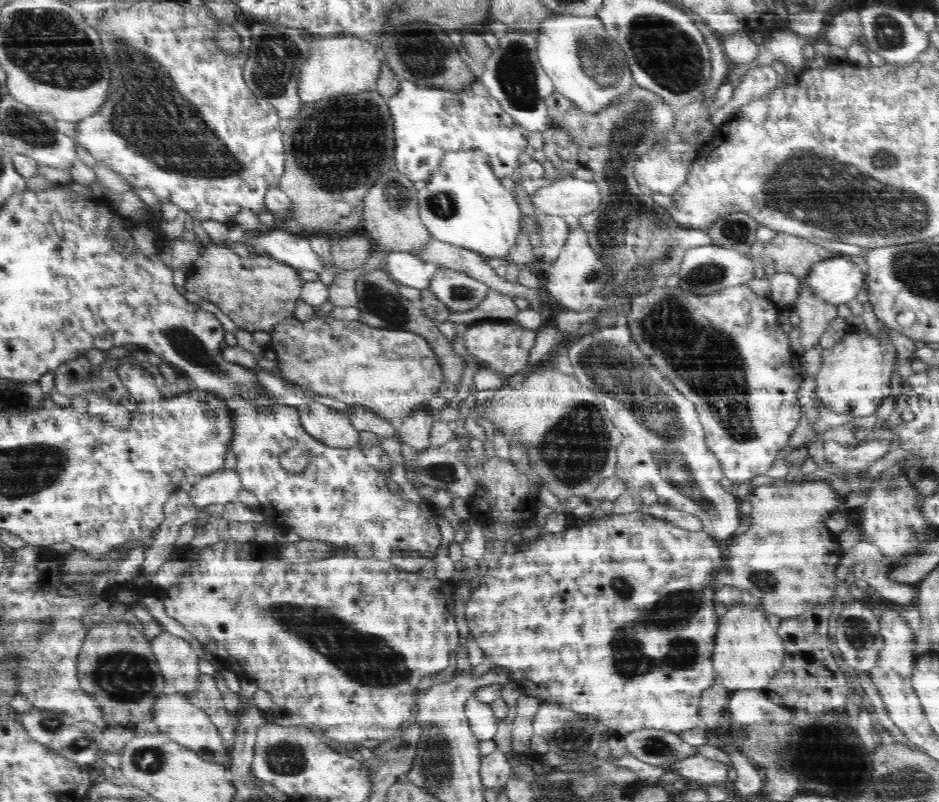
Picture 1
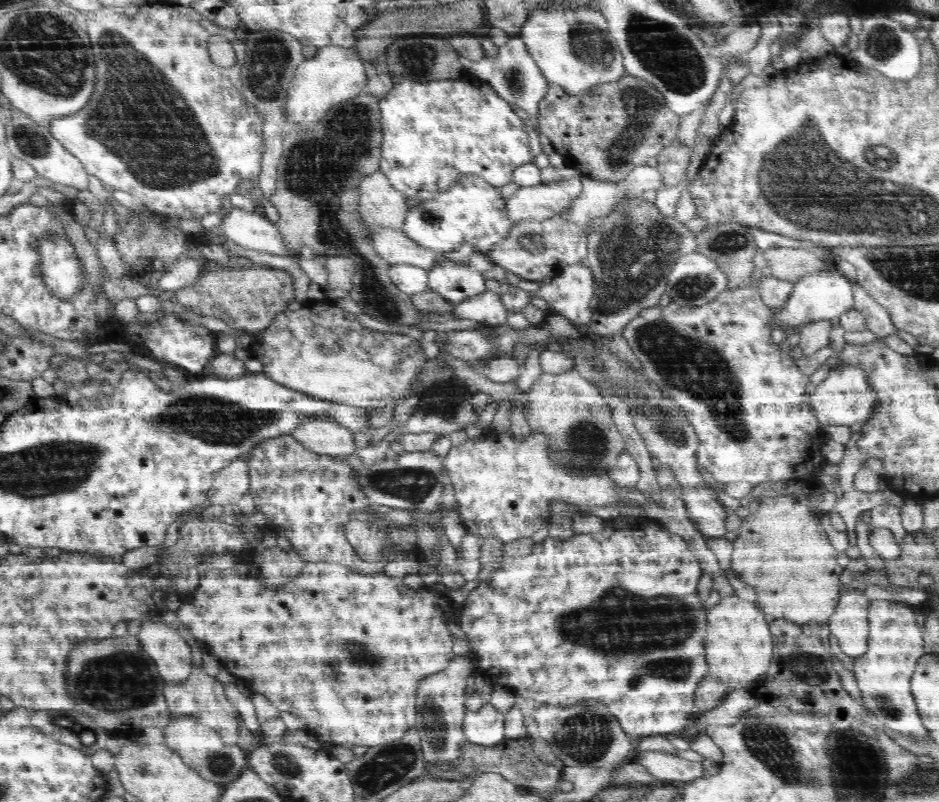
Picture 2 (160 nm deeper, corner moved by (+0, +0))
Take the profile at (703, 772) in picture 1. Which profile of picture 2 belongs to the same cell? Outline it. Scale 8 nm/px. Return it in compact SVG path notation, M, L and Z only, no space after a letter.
M644 751L639 753L635 761L646 768L654 778L664 782L678 782L683 785L704 777L701 762L688 761L672 753Z

